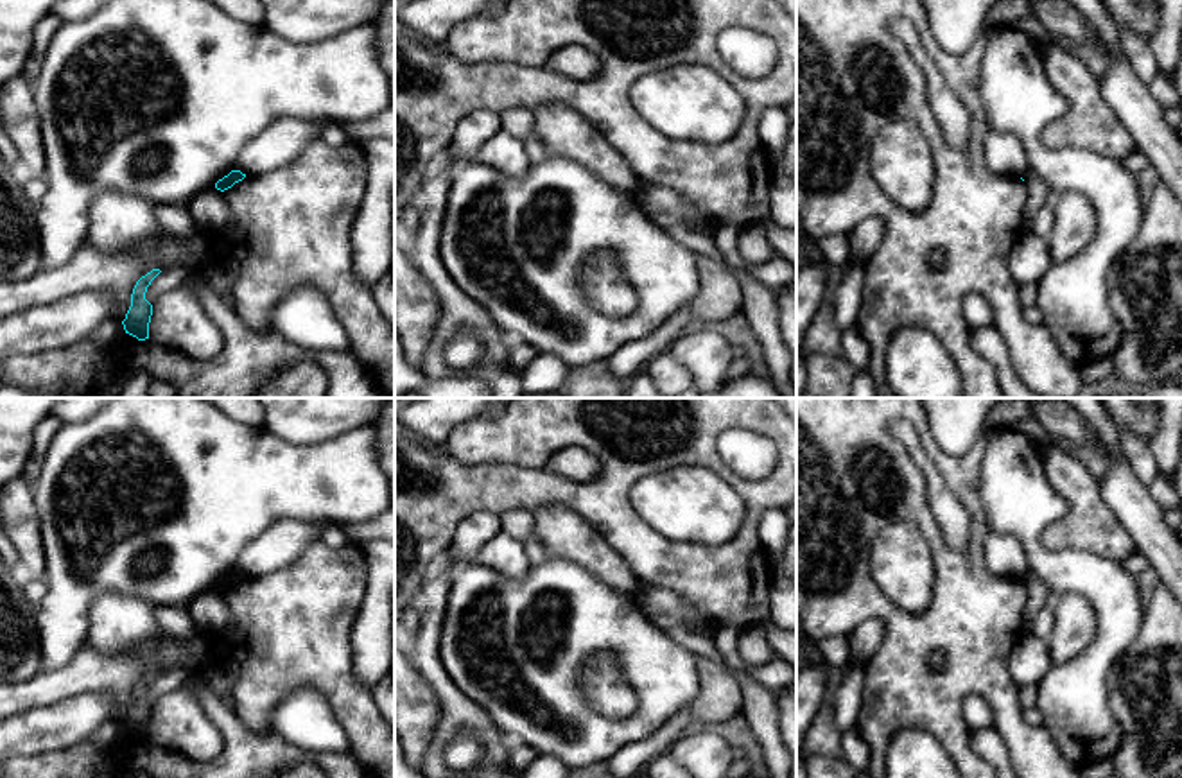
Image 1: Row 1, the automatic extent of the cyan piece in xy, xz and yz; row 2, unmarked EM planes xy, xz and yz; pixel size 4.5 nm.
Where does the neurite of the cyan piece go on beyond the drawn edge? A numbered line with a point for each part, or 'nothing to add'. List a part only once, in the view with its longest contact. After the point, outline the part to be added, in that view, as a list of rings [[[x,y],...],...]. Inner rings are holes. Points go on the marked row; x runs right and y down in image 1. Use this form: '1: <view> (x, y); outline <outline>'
nothing to add

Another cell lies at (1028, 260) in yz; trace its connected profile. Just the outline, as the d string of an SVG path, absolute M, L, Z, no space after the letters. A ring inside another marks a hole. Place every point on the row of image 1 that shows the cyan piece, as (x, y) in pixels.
M1021 231L1008 255L1008 271L1015 285L1039 283L1051 264L1047 240Z

